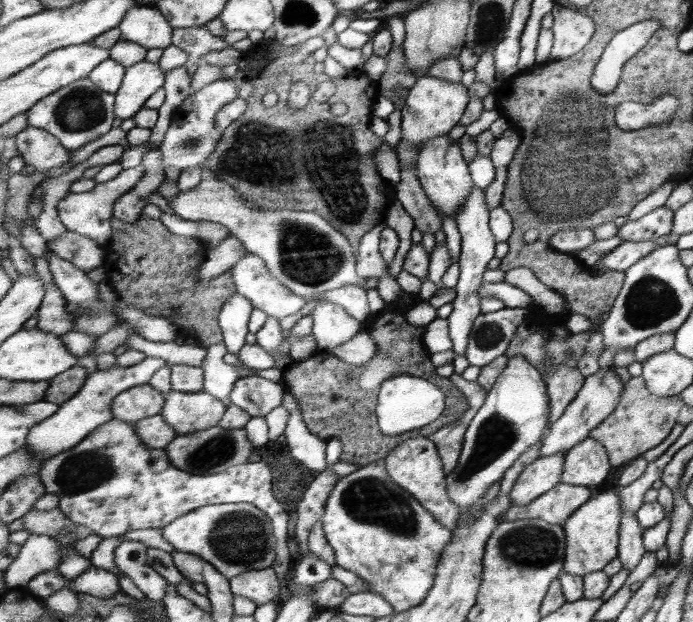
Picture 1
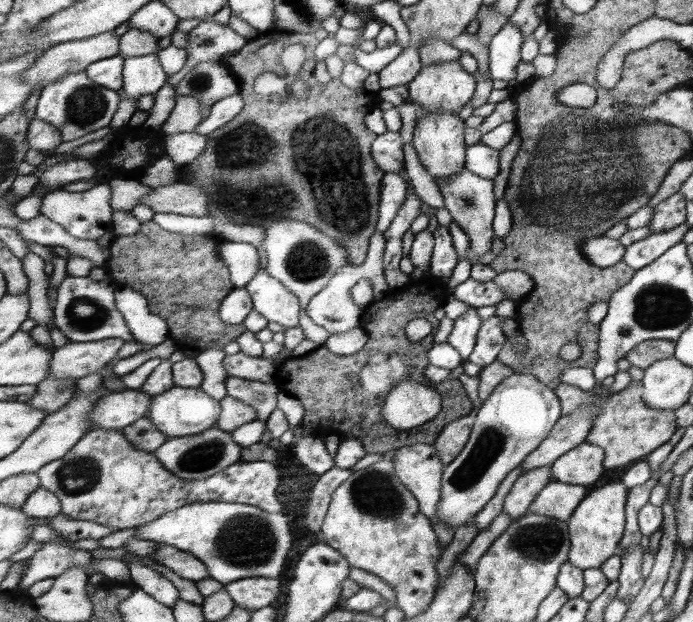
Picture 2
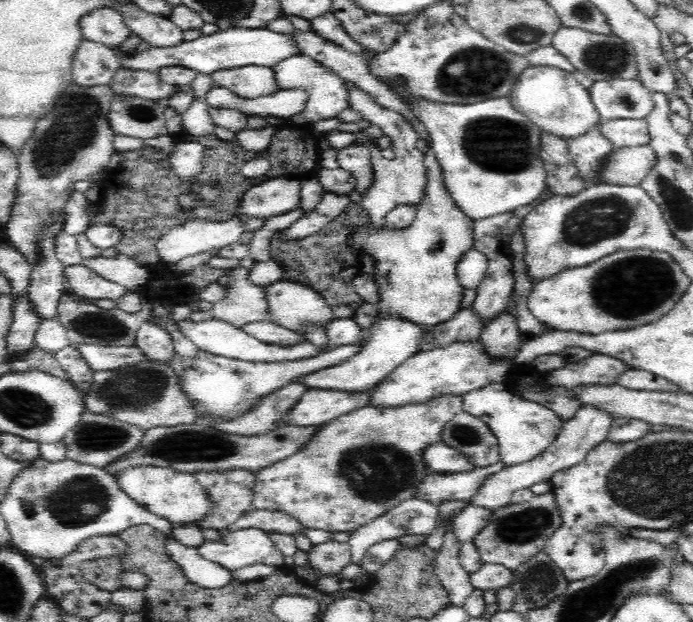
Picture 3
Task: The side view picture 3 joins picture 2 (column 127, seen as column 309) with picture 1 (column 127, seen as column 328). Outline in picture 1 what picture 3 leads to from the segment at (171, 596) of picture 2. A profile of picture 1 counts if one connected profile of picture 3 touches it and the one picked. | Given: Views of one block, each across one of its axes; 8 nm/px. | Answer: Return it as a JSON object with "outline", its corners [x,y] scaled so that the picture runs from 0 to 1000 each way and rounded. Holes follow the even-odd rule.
{"outline":[[[177,871],[166,886],[166,905],[216,965],[234,966],[244,936],[214,907],[216,884],[203,871]]]}

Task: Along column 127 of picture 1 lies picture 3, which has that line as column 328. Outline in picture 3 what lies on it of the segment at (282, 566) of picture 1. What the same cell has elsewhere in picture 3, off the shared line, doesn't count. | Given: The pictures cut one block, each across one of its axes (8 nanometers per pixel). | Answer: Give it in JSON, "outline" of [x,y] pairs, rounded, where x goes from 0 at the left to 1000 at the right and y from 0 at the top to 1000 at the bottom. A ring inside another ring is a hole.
{"outline":[[[655,635],[632,638],[629,643],[613,646],[612,651],[595,650],[566,658],[545,658],[537,654],[537,651],[531,651],[517,656],[517,659],[508,659],[508,662],[502,662],[502,666],[494,666],[494,669],[488,669],[488,672],[482,672],[482,675],[462,683],[459,691],[456,691],[424,730],[418,730],[416,736],[407,736],[407,740],[401,740],[401,743],[390,744],[390,749],[384,749],[384,752],[378,752],[378,756],[367,760],[367,775],[362,777],[361,785],[364,797],[362,818],[414,825],[418,831],[433,838],[439,849],[470,852],[470,855],[476,855],[478,859],[505,857],[514,852],[514,849],[528,844],[534,836],[547,833],[557,826],[560,820],[566,820],[586,804],[597,799],[597,788],[603,785],[603,778],[609,775],[609,768],[612,768],[618,759],[612,741],[609,741],[609,723],[612,723],[615,717],[620,717],[620,712],[635,709],[639,685],[644,685],[644,680],[649,678],[651,672],[655,672],[655,669],[667,661],[667,635]]]}

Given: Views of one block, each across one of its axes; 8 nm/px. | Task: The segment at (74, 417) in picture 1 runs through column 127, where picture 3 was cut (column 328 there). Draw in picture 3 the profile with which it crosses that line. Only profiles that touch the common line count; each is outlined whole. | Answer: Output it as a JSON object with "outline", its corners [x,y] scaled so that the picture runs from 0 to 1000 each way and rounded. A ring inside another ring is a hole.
{"outline":[[[557,510],[547,516],[543,513],[531,527],[530,548],[524,553],[519,568],[485,588],[459,595],[429,613],[440,616],[447,625],[479,625],[502,632],[537,629],[573,588],[600,568],[599,558],[603,556],[603,543],[609,540],[610,531],[612,527],[574,510]]]}

